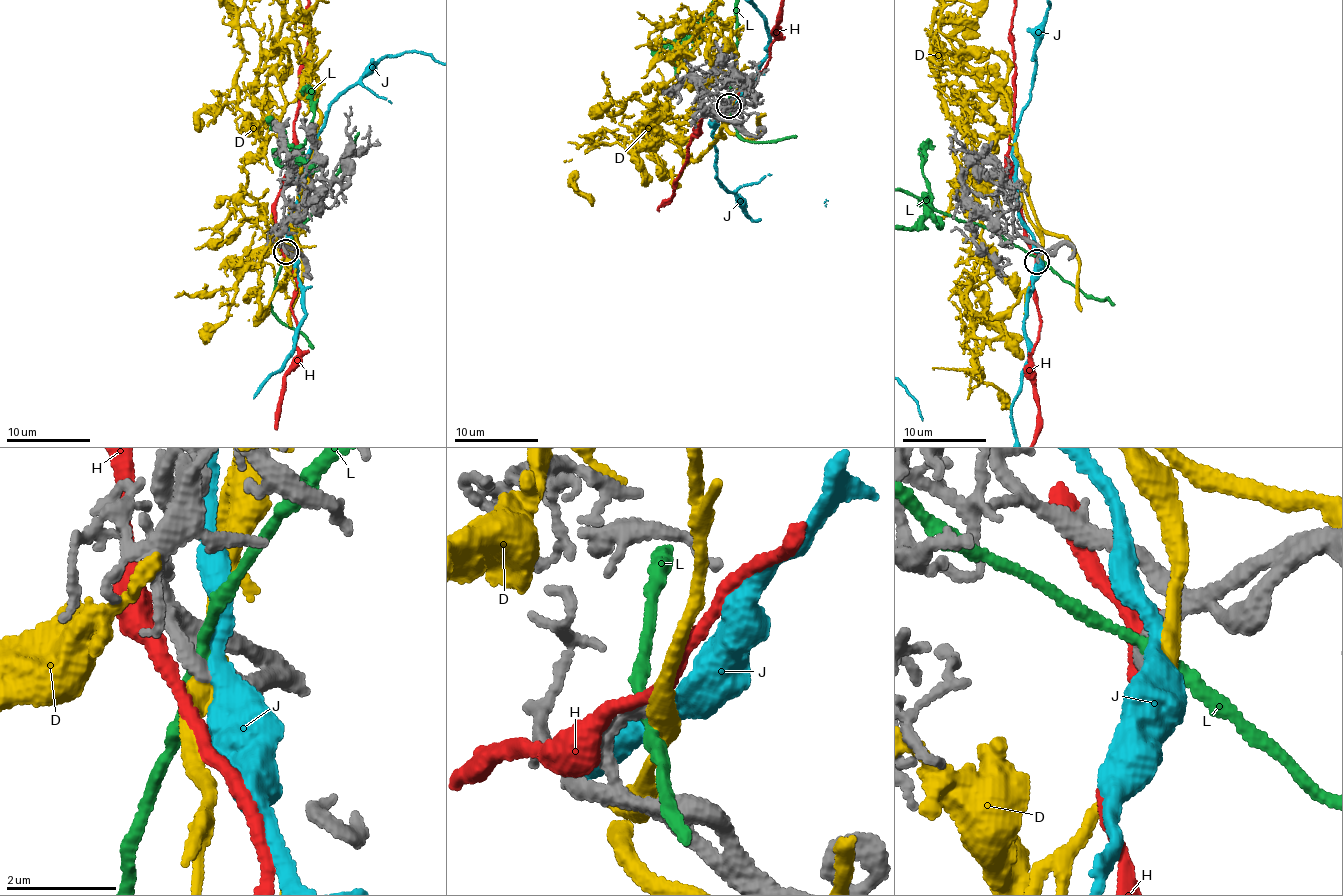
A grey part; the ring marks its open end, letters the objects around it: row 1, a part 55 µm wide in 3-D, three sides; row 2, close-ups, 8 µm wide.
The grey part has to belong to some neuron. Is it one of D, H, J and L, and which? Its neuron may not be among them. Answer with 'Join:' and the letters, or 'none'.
Join: none

